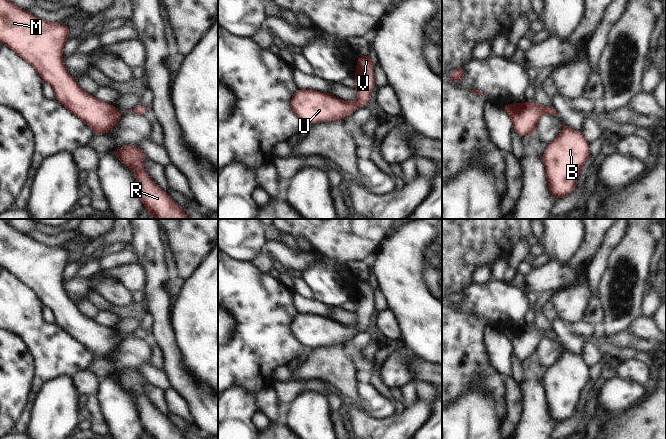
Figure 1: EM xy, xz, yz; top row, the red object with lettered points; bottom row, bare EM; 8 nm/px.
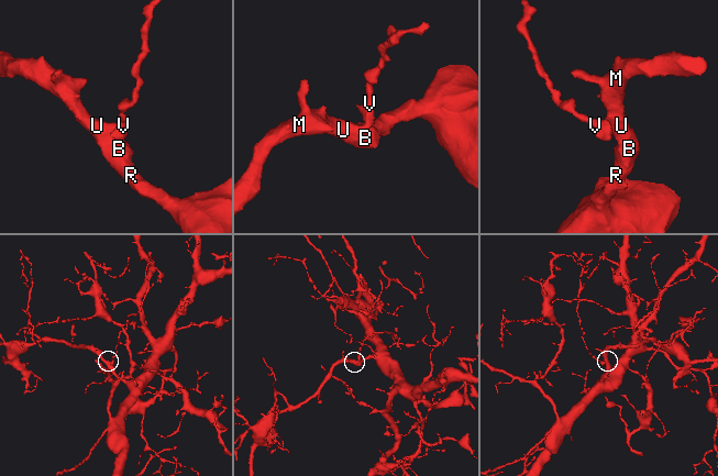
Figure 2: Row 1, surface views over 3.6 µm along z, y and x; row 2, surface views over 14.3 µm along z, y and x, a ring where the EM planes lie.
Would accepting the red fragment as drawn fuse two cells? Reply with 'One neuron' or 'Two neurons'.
One neuron.

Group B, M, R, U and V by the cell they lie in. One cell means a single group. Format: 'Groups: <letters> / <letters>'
Groups: B M R U V.

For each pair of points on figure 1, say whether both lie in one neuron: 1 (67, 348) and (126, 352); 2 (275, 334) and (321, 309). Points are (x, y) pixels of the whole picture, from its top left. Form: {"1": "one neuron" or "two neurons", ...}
{"1": "two neurons", "2": "two neurons"}

